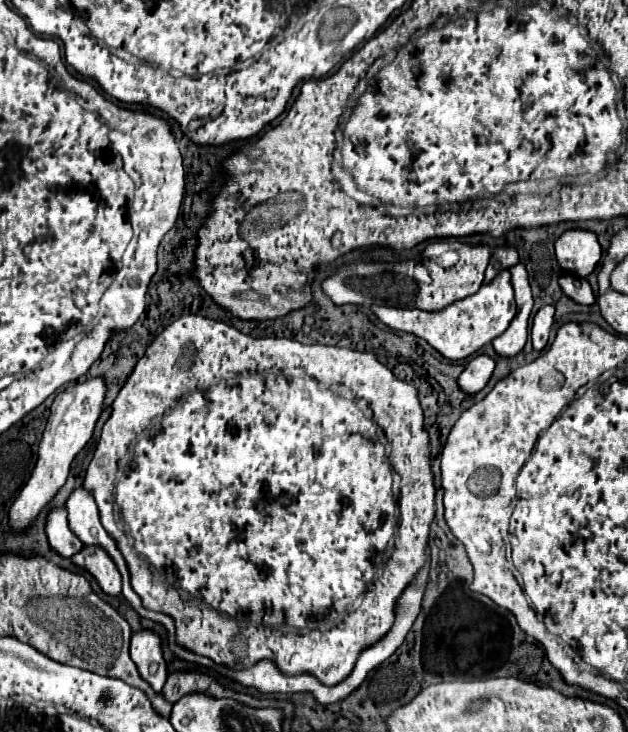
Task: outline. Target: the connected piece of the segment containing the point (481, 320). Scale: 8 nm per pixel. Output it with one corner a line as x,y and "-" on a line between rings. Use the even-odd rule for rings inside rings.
505,269
493,279
491,285
483,285
475,295
461,299
437,313
427,313
421,309
409,311
409,309
397,309
397,307
371,307
371,309
391,329
413,333
425,339
443,357
457,361
473,355
477,349
481,349
485,343
491,343
509,327
511,319
515,317
515,299
513,299
509,271

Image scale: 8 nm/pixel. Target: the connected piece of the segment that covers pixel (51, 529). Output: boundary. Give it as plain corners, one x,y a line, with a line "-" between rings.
65,507
61,509
51,509
49,519
47,519
47,539
51,549
61,555
61,557
73,557
83,549
83,543
71,533
67,527
67,511

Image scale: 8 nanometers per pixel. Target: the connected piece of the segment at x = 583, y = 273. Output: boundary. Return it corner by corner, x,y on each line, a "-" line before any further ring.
581,229
565,231
555,243
555,251
561,273
575,277
587,277
601,259
601,245
597,243
597,237
591,231

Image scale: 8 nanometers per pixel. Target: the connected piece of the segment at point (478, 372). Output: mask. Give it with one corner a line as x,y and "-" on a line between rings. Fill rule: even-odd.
477,355
475,359
469,361
469,365
465,367
465,371
459,375
459,389
473,395
479,393
491,379
495,369
495,361
487,355

